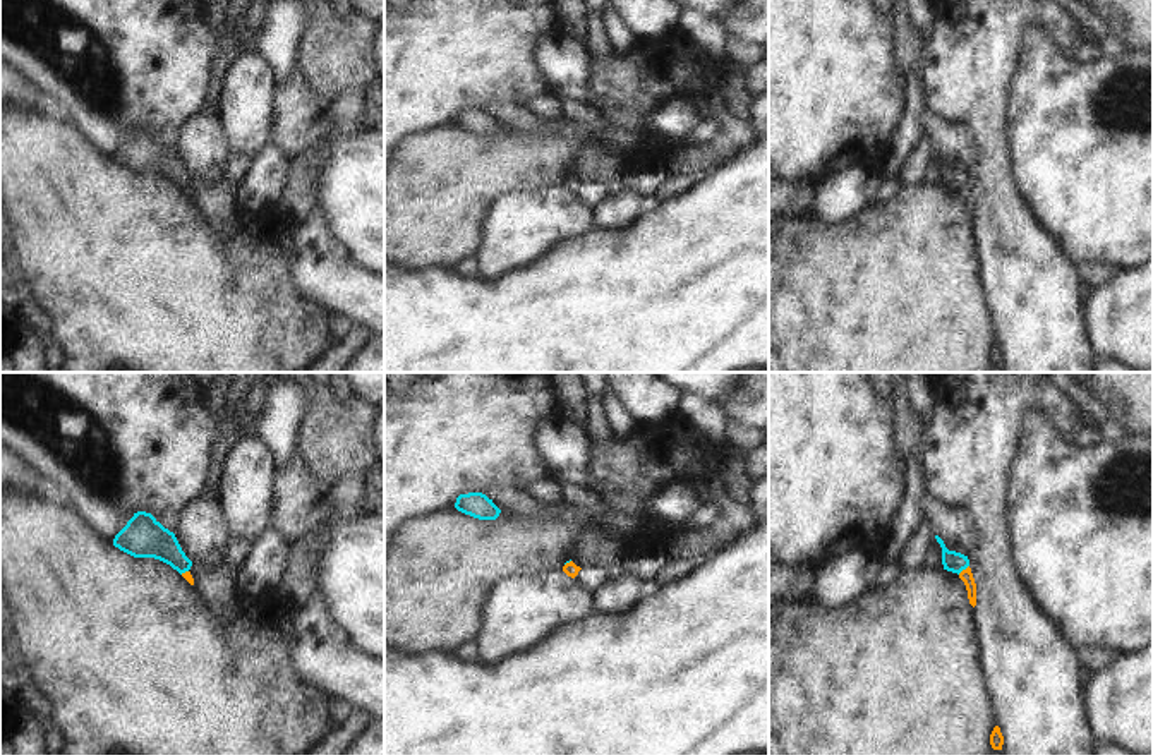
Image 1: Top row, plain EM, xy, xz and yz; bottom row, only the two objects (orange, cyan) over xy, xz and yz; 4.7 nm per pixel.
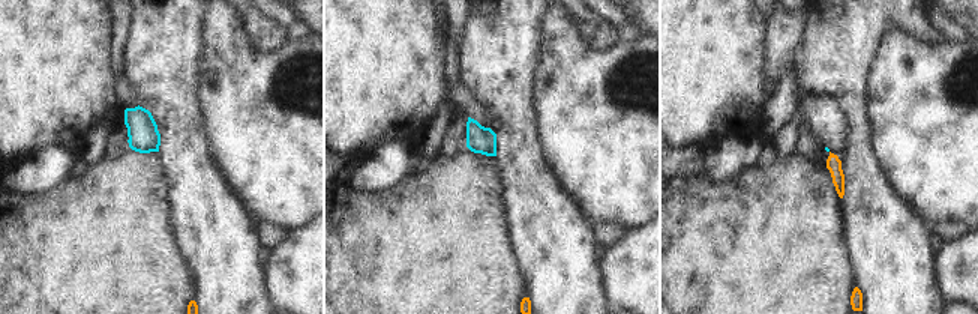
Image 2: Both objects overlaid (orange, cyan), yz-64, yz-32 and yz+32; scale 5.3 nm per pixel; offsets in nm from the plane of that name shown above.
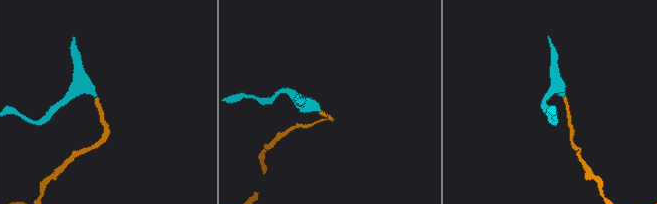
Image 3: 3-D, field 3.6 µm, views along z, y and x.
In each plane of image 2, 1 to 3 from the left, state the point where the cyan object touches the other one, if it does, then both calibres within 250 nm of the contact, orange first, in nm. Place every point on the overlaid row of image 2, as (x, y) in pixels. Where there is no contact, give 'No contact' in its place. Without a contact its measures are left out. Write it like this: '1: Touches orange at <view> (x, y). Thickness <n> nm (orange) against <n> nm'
1: No contact
2: No contact
3: No contact

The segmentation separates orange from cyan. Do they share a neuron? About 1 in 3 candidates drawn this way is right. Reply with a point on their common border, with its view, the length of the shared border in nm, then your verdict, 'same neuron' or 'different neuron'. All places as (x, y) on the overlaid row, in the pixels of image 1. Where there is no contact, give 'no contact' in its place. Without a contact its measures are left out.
contact yz (963, 570); length 70 nm; same neuron

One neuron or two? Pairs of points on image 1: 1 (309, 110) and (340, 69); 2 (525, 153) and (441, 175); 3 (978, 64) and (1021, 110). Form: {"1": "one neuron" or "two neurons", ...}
{"1": "two neurons", "2": "one neuron", "3": "two neurons"}

